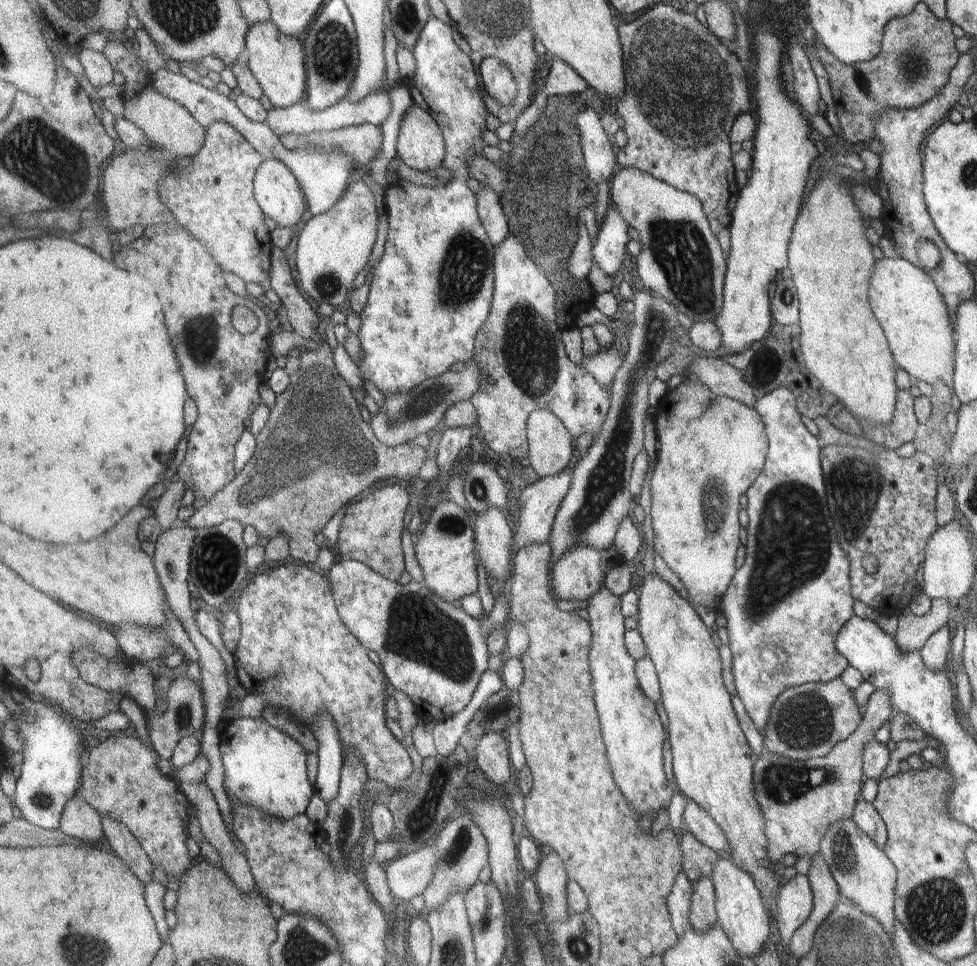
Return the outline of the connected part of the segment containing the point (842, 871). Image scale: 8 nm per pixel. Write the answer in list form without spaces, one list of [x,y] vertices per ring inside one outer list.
[[[851,818],[834,821],[820,844],[818,854],[824,857],[841,898],[852,901],[860,912],[877,920],[891,937],[897,920],[894,904],[897,870],[883,849],[874,844]]]

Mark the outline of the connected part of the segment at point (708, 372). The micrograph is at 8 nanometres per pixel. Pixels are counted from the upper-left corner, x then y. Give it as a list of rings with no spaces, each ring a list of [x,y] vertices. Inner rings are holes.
[[[698,356],[688,367],[686,373],[694,373],[703,385],[706,385],[716,395],[731,397],[755,408],[756,396],[752,387],[744,381],[742,371],[730,364],[723,362],[721,358]]]

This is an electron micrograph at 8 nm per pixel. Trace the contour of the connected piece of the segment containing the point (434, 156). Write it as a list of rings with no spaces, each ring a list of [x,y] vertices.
[[[420,102],[408,108],[398,140],[400,158],[416,170],[427,172],[446,162],[448,147],[443,128]]]

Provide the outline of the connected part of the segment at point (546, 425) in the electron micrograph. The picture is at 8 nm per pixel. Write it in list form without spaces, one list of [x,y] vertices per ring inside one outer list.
[[[535,410],[529,419],[526,437],[531,447],[527,462],[540,477],[556,476],[570,467],[577,449],[575,437],[555,412]]]

